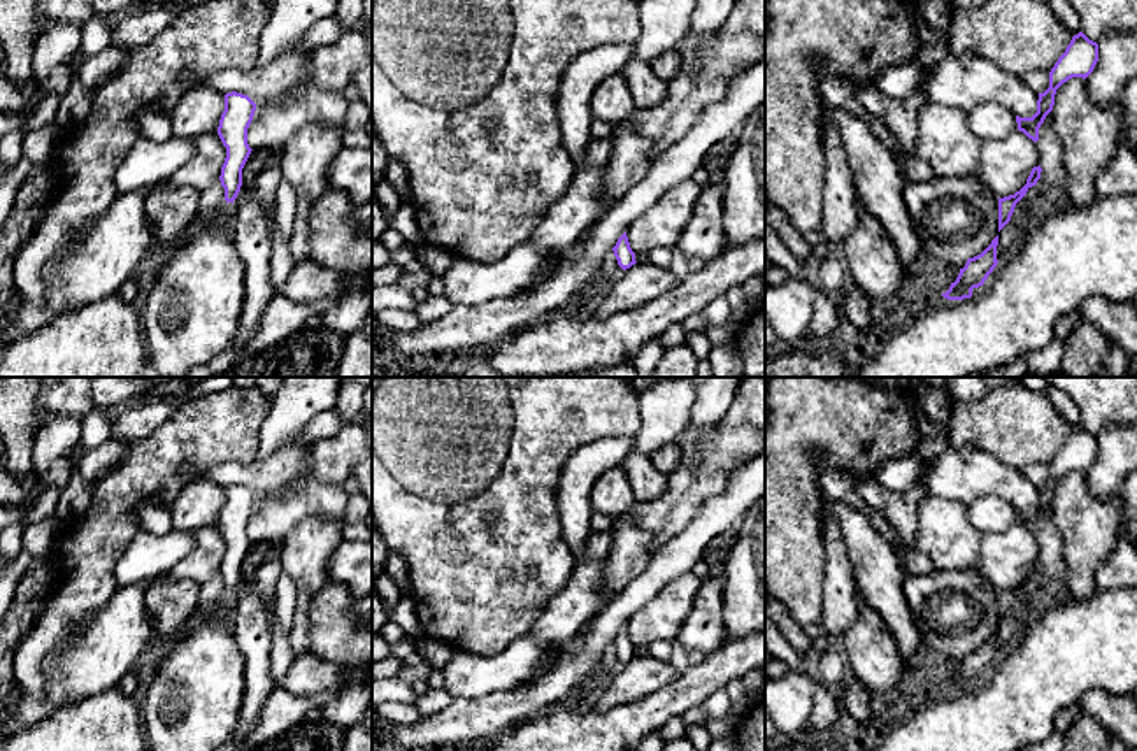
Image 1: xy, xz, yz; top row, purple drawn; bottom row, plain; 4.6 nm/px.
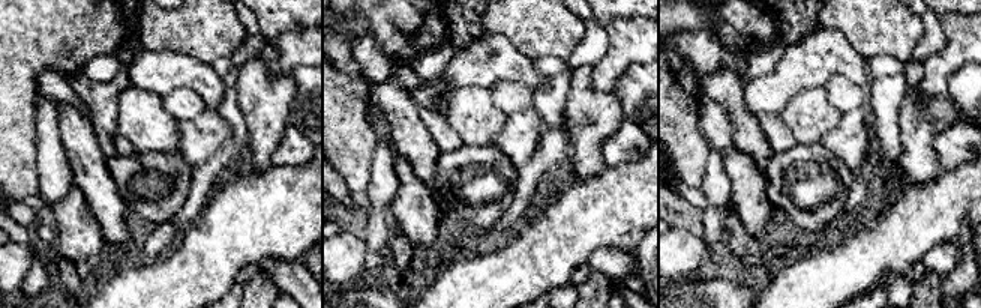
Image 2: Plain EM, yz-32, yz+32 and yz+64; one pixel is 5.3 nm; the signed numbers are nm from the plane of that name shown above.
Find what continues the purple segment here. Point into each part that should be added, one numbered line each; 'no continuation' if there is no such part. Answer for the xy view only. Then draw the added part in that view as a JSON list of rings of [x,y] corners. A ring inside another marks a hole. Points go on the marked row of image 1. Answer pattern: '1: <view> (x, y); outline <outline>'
1: xy (211, 206); outline [[[218,179],[209,190],[200,193],[197,226],[223,223],[226,207],[225,188]]]

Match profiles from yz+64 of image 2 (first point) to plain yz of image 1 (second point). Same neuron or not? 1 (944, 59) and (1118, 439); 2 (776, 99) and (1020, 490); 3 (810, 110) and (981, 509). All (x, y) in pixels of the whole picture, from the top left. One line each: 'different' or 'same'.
1: same
2: same
3: different

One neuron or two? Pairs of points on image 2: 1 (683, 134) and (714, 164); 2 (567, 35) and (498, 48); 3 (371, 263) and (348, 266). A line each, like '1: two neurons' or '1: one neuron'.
1: two neurons
2: two neurons
3: two neurons

